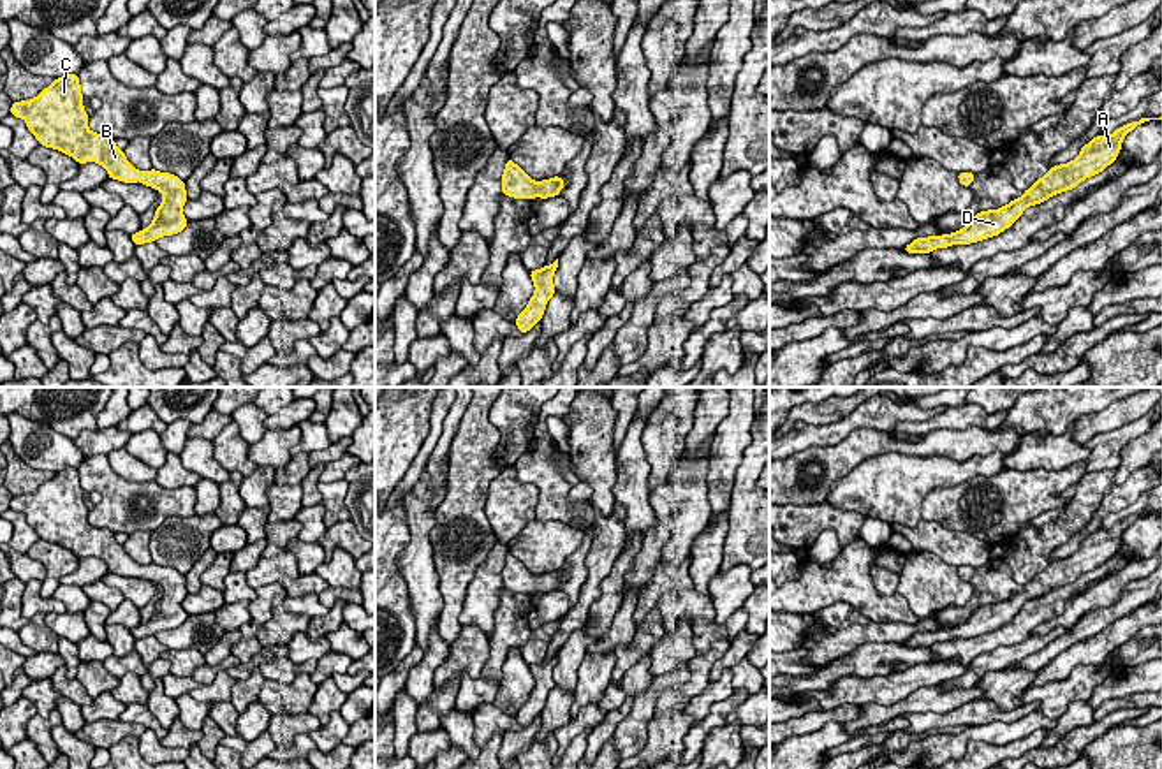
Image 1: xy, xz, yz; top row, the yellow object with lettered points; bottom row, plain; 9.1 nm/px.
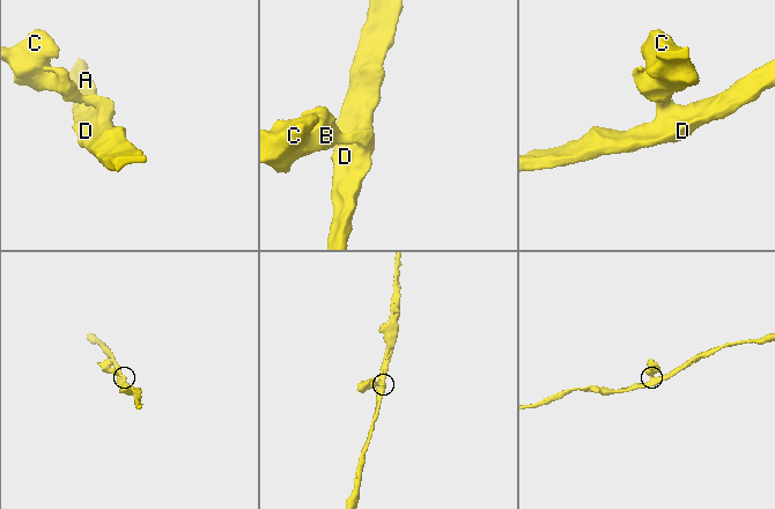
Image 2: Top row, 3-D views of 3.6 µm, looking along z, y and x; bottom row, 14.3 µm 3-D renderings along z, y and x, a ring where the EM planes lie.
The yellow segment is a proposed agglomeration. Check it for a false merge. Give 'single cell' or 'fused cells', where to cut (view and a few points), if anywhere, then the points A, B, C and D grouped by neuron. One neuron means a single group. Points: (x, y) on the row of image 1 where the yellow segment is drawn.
single cell; no cut; A B C D

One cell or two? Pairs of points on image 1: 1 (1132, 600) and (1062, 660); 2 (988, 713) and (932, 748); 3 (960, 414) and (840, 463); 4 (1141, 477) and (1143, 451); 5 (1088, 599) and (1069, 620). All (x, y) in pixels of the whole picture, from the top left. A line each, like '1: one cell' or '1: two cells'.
1: two cells
2: two cells
3: two cells
4: two cells
5: one cell

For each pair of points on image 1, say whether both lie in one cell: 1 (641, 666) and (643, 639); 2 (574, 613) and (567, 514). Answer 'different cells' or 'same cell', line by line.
1: different cells
2: same cell

